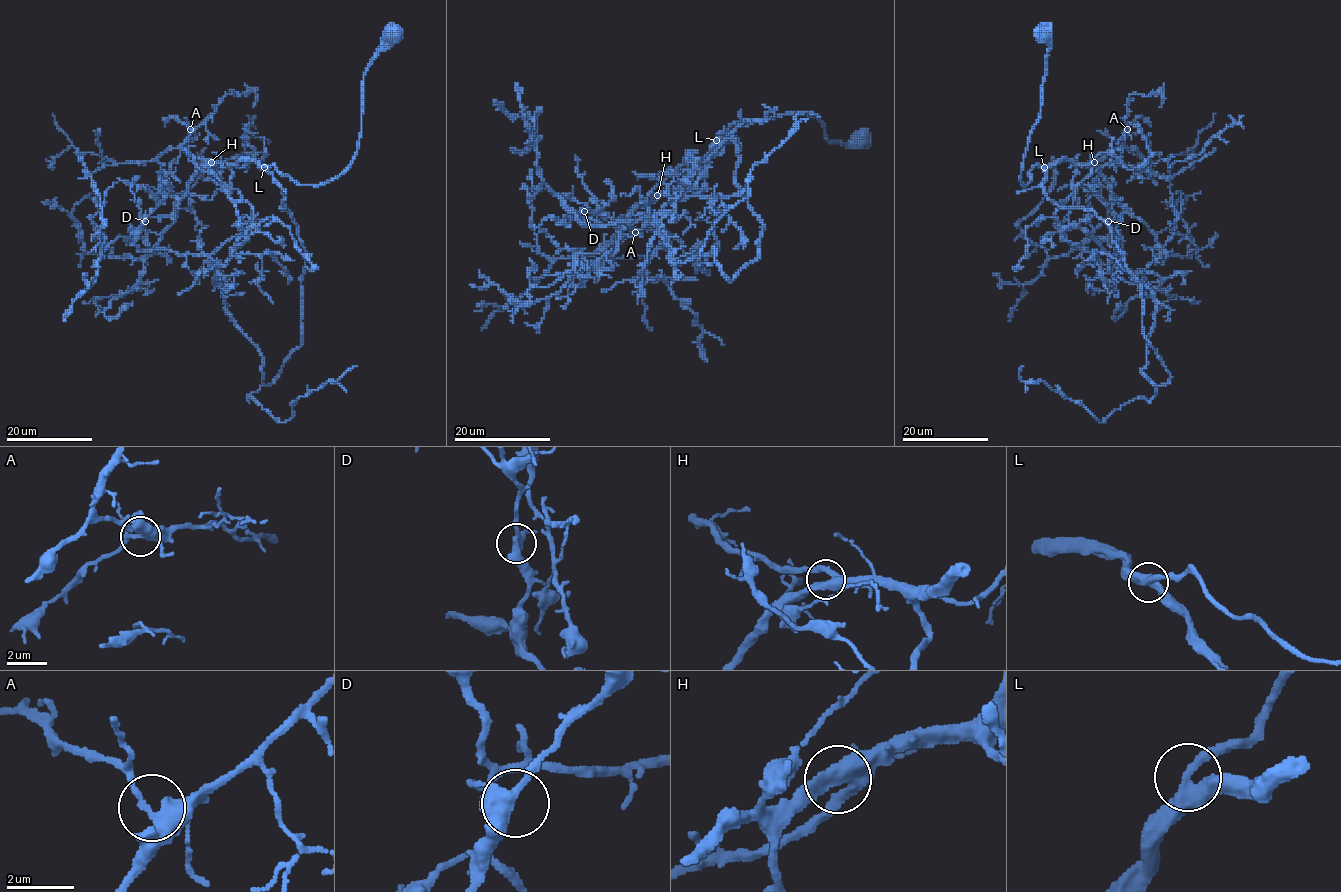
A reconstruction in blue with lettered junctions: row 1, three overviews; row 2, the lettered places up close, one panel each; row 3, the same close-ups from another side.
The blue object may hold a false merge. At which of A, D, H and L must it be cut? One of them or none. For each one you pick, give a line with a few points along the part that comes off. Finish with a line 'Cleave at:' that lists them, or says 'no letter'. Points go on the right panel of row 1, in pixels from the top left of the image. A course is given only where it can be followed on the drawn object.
Cleave at: no letter

